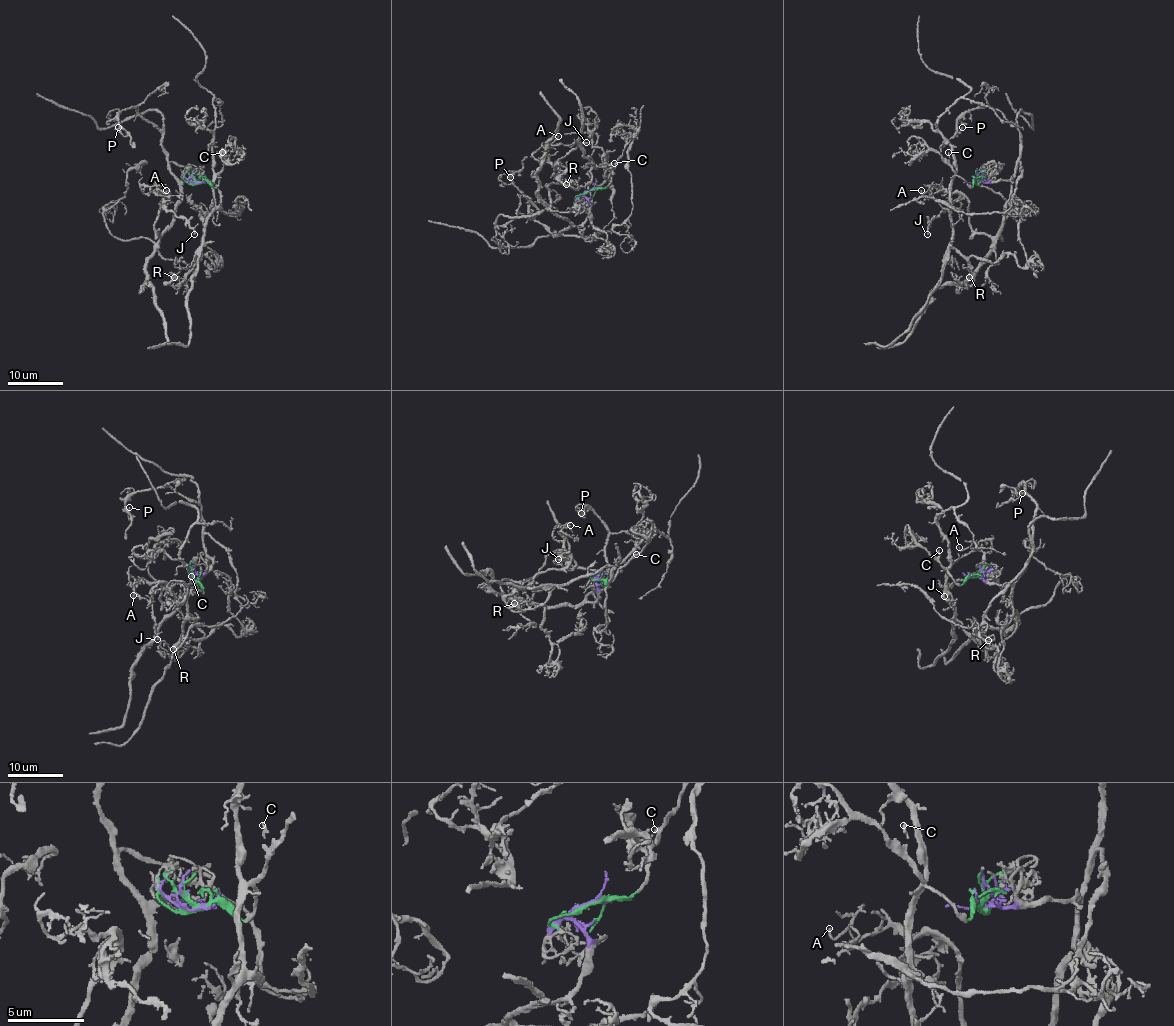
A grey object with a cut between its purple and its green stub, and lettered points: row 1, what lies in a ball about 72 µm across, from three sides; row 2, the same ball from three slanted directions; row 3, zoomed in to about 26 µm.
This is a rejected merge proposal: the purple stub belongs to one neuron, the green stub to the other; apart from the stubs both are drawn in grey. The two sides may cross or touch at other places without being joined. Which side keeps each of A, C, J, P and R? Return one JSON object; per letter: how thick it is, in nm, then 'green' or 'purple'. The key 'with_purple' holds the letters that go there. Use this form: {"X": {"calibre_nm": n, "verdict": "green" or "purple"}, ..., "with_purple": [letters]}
{"A": {"calibre_nm": 140, "verdict": "purple"}, "C": {"calibre_nm": 150, "verdict": "green"}, "J": {"calibre_nm": 160, "verdict": "purple"}, "P": {"calibre_nm": 200, "verdict": "purple"}, "R": {"calibre_nm": 140, "verdict": "green"}, "with_purple": ["A", "J", "P"]}

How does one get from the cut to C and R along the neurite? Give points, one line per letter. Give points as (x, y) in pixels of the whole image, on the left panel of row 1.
C: (197, 181), (209, 181), (214, 187), (218, 183), (223, 169), (221, 152)
R: (197, 181), (209, 181), (214, 187), (217, 174), (213, 212), (196, 264), (174, 276)

